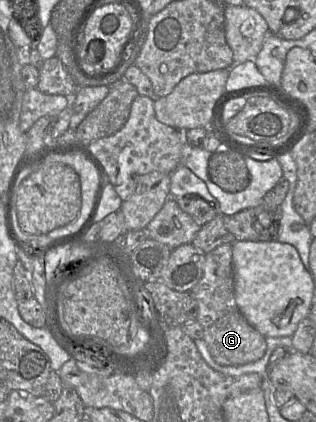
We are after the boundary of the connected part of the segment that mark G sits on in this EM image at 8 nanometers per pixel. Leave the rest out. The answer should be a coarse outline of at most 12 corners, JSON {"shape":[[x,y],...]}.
{"shape":[[232,244],[205,254],[190,294],[216,363],[263,357],[235,302]]}

